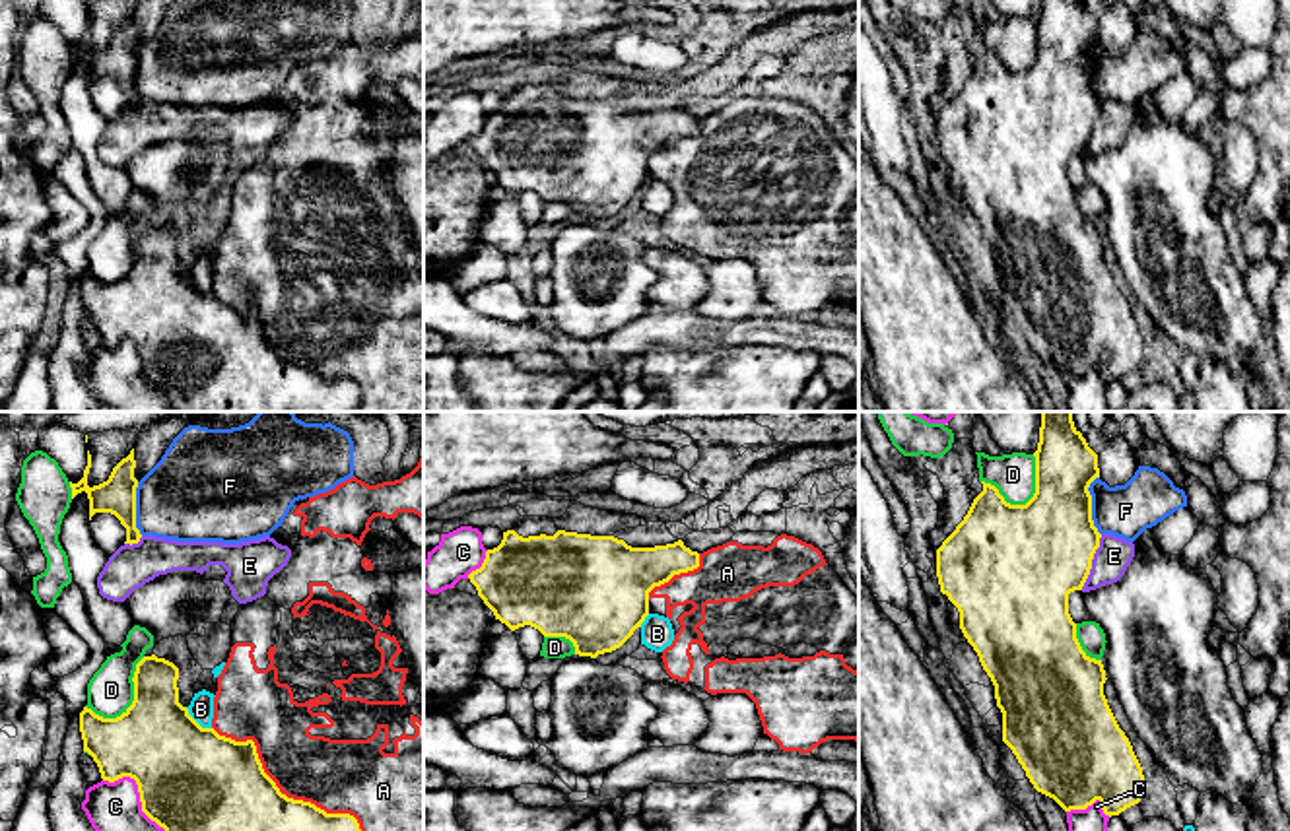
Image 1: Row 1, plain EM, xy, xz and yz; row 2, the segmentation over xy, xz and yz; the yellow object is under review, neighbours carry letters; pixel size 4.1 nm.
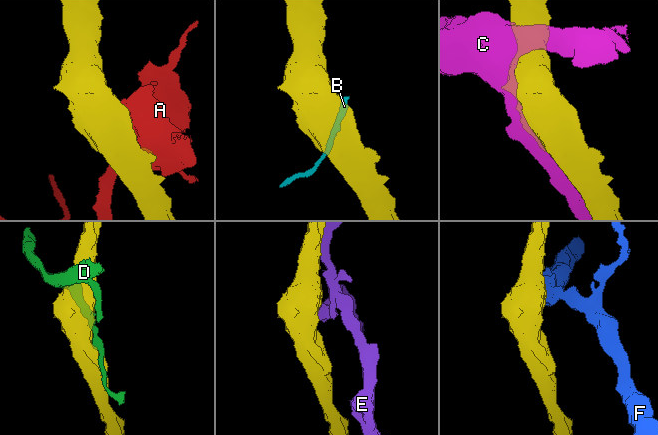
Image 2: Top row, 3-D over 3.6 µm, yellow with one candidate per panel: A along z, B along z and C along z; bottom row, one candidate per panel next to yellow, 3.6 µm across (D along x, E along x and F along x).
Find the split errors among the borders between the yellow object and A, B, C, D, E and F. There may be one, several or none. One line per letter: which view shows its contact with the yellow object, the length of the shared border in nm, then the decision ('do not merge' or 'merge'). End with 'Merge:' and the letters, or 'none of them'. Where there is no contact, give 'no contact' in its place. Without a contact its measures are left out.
A: xy | 750 nm | do not merge
B: xy | 140 nm | do not merge
C: xy | 340 nm | do not merge
D: yz | 260 nm | do not merge
E: yz | 240 nm | do not merge
F: yz | 240 nm | do not merge
Merge: none of them

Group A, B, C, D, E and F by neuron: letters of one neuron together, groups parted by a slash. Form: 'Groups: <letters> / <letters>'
Groups: A / B / C / D / E / F

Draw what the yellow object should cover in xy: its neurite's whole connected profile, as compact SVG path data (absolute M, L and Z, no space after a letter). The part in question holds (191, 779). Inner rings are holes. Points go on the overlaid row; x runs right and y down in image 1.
M144 656L132 678L134 701L120 716L103 718L87 707L80 713L84 751L97 763L101 779L134 779L142 812L152 821L165 831L361 831L350 814L326 814L282 794L264 773L255 742L202 728L179 703L177 680L173 662Z

